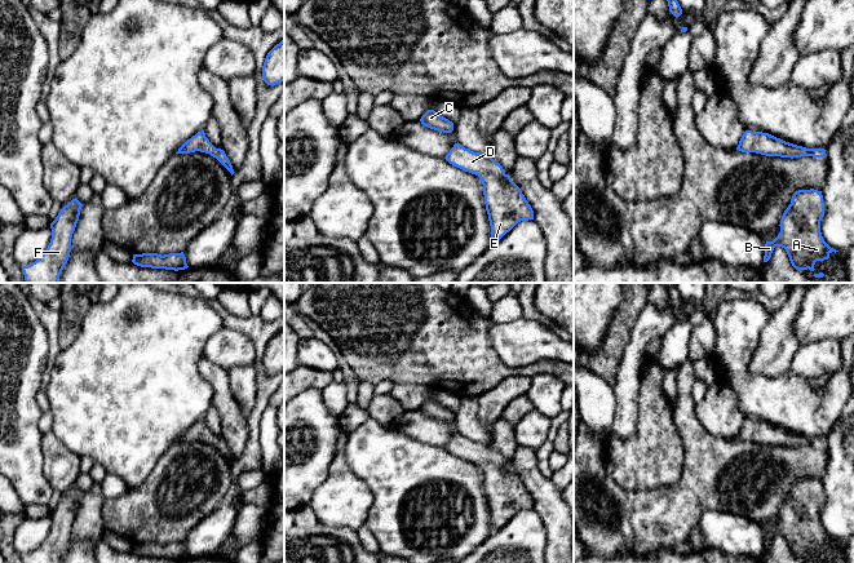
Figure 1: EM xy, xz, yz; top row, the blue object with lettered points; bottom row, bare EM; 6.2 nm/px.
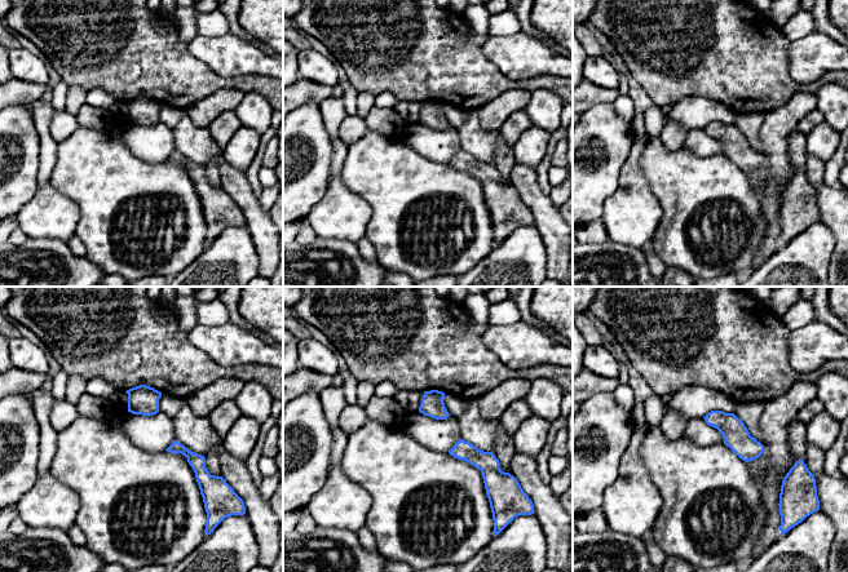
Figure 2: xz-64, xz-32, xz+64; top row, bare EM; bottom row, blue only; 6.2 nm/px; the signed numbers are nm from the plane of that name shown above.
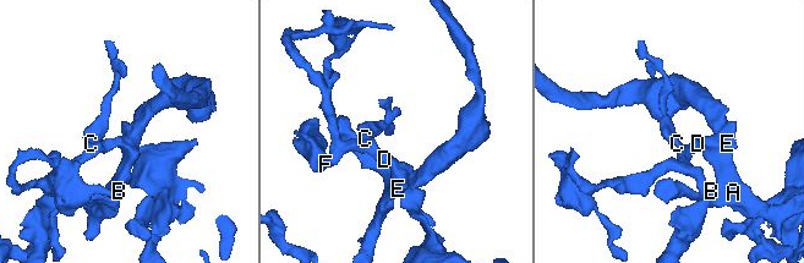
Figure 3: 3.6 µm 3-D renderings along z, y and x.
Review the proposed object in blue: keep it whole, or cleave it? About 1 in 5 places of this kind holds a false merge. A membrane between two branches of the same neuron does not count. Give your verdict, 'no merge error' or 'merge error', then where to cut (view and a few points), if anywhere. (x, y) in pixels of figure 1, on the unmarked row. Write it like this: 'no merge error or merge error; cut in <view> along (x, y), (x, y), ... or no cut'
no merge error; no cut

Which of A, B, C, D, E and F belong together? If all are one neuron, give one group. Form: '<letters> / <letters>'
A B C D E F

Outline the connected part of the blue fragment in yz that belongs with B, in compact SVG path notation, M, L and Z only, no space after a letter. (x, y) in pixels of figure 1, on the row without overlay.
M798 479L793 483L791 493L784 500L780 509L780 522L773 531L766 531L764 551L767 551L775 536L786 538L792 555L796 559L814 560L817 550L824 550L829 548L832 541L838 541L831 537L823 528L820 522L820 510L824 505L824 492L822 480Z

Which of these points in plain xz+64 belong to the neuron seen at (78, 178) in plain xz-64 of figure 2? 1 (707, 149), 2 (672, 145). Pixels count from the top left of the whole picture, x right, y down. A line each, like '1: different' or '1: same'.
1: different
2: different

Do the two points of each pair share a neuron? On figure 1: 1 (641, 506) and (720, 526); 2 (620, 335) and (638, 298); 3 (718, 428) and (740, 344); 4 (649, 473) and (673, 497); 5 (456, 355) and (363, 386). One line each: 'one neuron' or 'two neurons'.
1: two neurons
2: one neuron
3: two neurons
4: two neurons
5: two neurons

